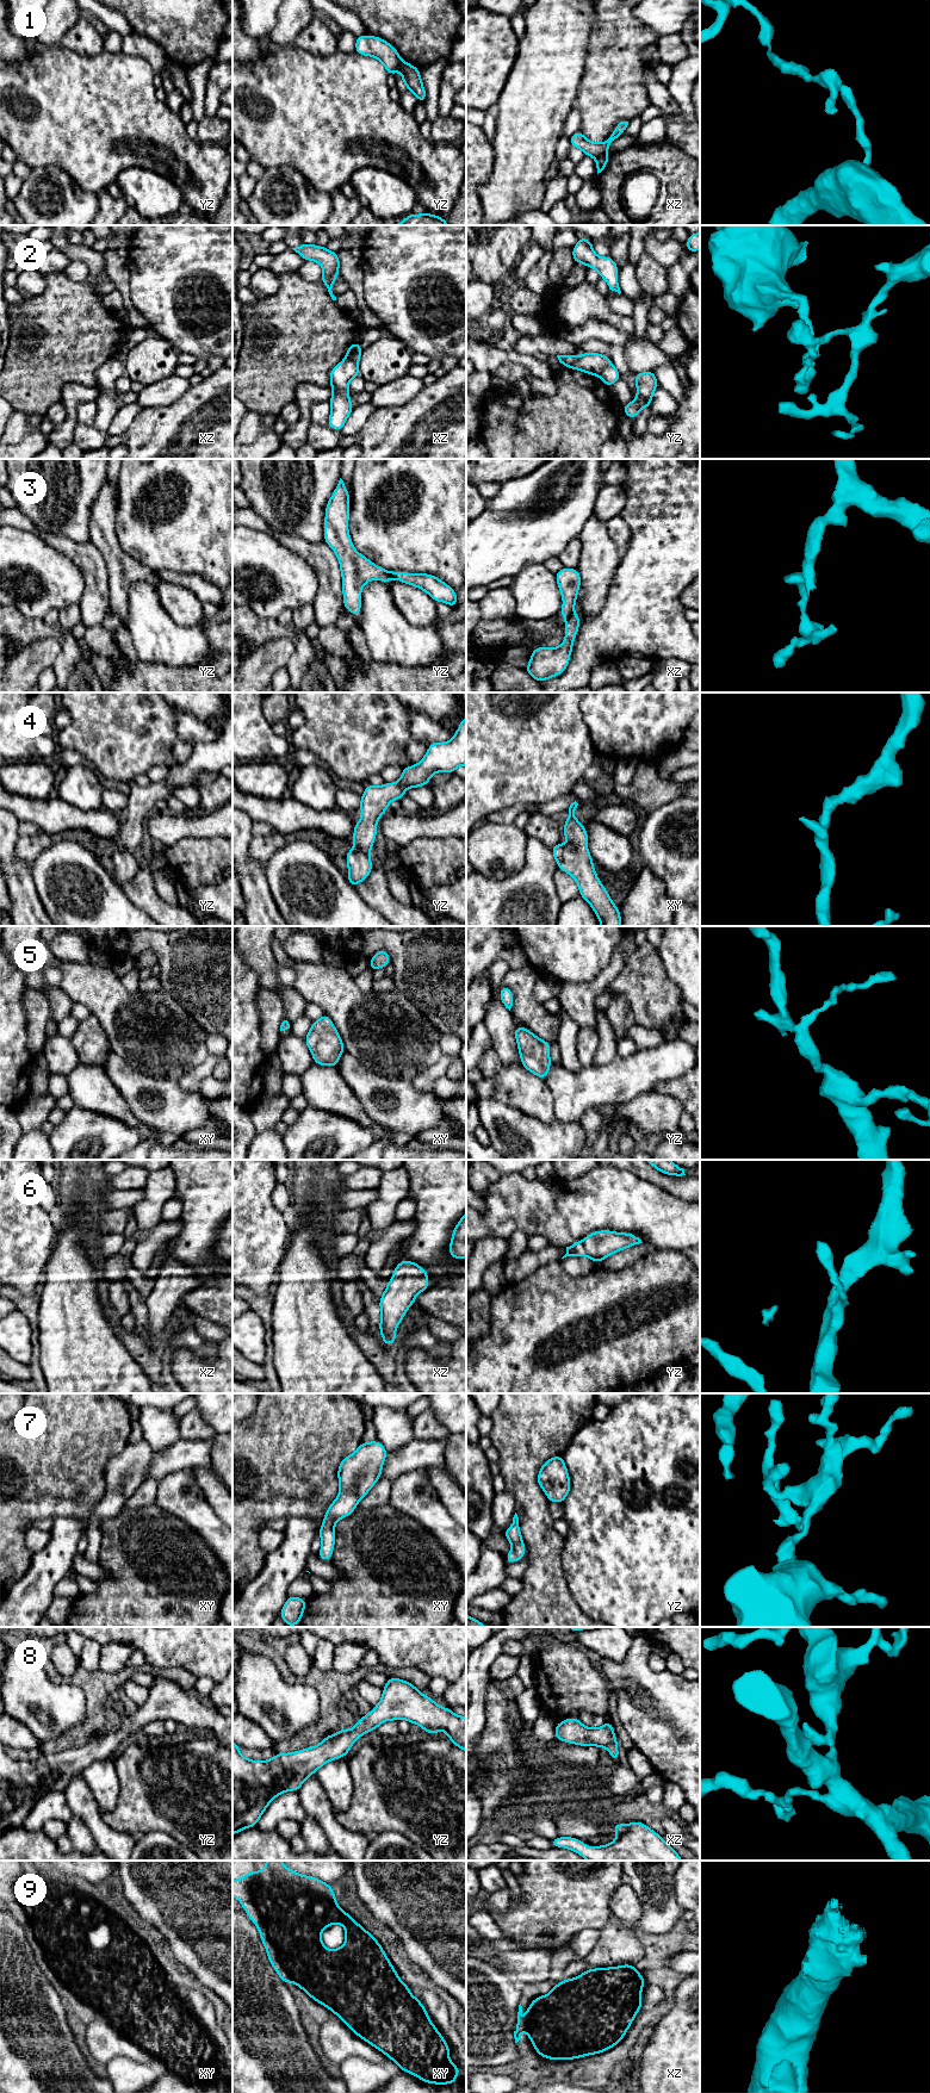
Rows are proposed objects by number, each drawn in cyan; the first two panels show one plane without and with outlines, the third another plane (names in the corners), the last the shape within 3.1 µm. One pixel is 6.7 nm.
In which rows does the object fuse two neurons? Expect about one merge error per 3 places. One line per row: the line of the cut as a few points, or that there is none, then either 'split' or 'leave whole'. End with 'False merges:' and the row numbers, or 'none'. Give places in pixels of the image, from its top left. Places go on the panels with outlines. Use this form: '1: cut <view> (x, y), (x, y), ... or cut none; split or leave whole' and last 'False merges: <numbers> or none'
1: cut xz (606, 153), (596, 159); split
2: cut yz (611, 362), (599, 376); split
3: cut xz (572, 613), (566, 620); split
4: cut none; leave whole
5: cut none; leave whole
6: cut none; leave whole
7: cut none; leave whole
8: cut none; leave whole
9: cut none; leave whole
False merges: 1, 2, 3

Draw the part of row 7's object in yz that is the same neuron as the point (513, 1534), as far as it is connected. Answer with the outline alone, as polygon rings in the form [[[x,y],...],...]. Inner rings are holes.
[[[516,1513],[513,1517],[512,1526],[507,1530],[504,1530],[503,1534],[507,1540],[513,1545],[512,1551],[506,1554],[507,1565],[521,1560],[526,1554],[526,1546],[521,1536],[519,1517]]]

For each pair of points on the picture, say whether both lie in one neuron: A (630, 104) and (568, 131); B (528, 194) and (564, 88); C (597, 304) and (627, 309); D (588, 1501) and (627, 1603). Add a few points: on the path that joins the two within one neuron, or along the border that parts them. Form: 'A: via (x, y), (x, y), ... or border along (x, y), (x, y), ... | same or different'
A: border along (575, 106), (581, 115), (580, 129) | different
B: via (528, 168), (528, 125), (538, 115) | same
C: border along (607, 297), (608, 305), (615, 312), (630, 317) | different
D: via (613, 1526), (627, 1540), (627, 1578) | same

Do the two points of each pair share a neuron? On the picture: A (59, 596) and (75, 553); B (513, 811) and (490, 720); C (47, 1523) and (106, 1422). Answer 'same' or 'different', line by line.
A: different
B: different
C: different

